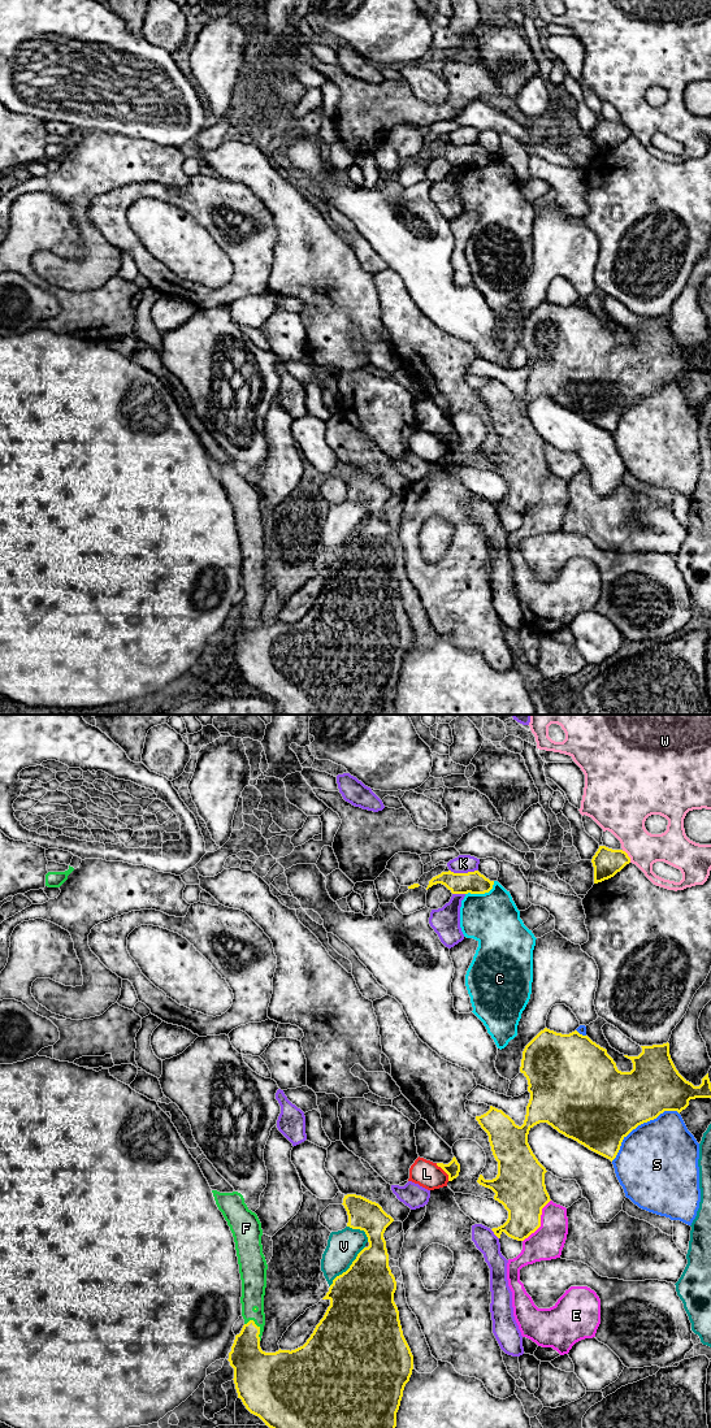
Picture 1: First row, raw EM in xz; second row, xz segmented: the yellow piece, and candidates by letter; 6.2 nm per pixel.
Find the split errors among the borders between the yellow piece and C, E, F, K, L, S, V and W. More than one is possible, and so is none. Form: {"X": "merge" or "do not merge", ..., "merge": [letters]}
{"C": "do not merge", "E": "do not merge", "F": "merge", "K": "do not merge", "L": "do not merge", "S": "do not merge", "V": "do not merge", "W": "do not merge", "merge": ["F"]}

